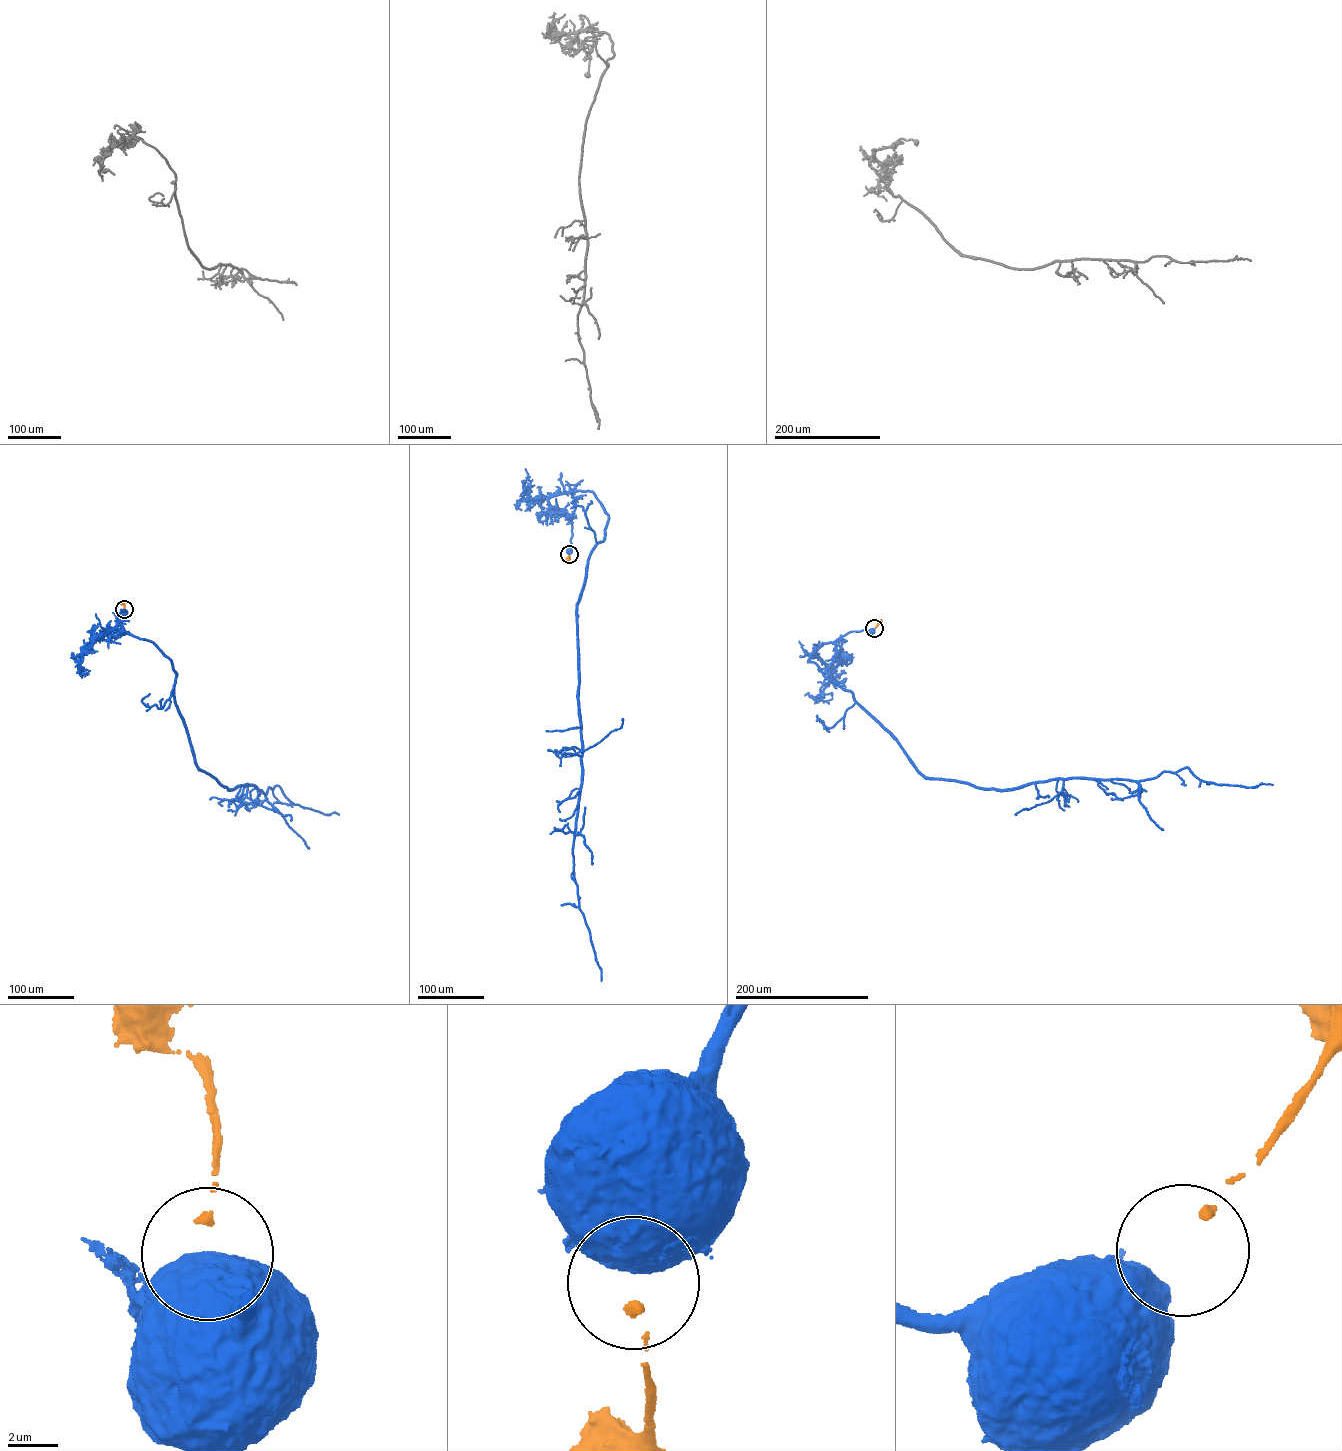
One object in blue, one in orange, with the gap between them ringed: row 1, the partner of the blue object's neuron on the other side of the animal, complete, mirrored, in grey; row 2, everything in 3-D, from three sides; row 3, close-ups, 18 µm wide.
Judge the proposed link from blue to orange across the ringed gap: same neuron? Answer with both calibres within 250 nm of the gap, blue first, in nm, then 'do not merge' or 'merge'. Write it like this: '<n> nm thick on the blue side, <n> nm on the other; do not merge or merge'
900 nm thick on the blue side, 360 nm on the other; do not merge

